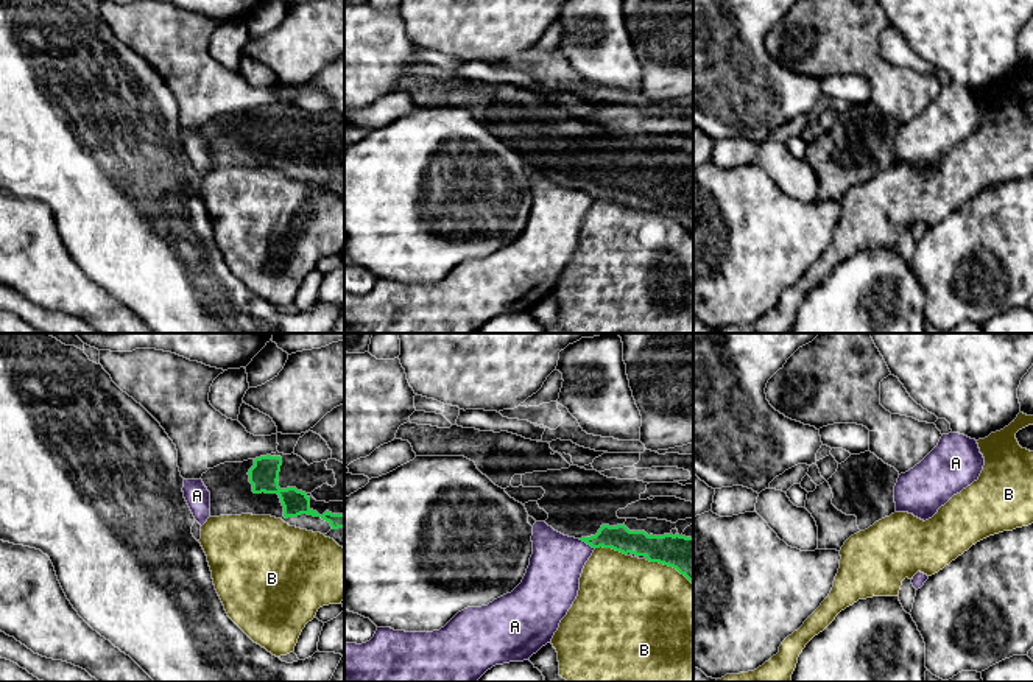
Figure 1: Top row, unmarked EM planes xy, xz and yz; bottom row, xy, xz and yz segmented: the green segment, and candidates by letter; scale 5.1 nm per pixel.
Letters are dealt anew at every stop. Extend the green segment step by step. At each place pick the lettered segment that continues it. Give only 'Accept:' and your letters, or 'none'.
Accept: none

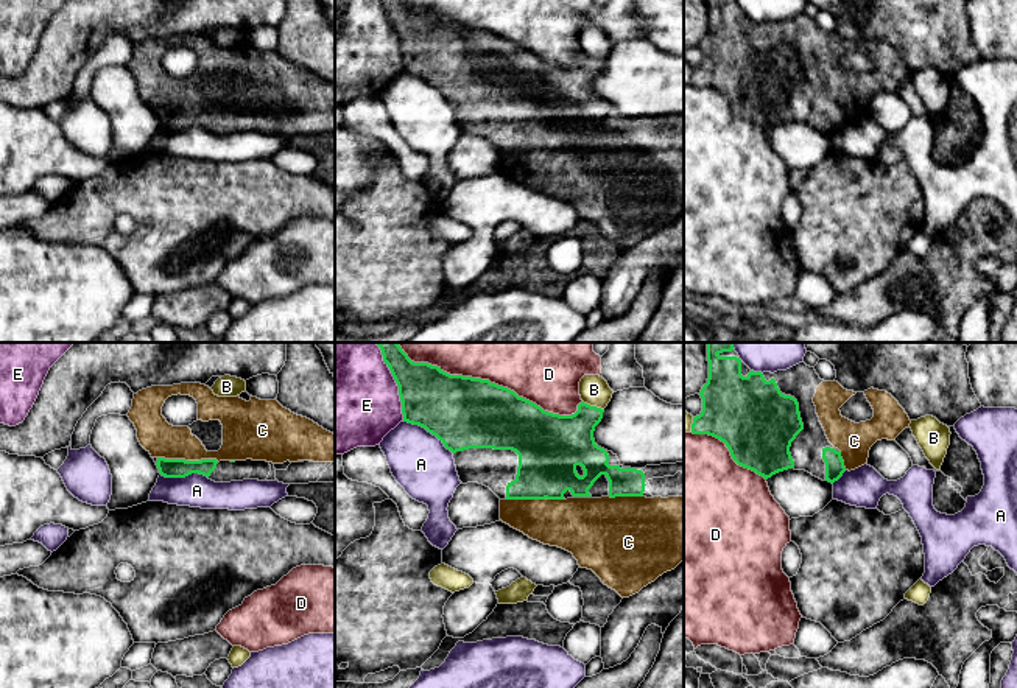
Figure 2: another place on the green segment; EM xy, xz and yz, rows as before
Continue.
Accept: C

